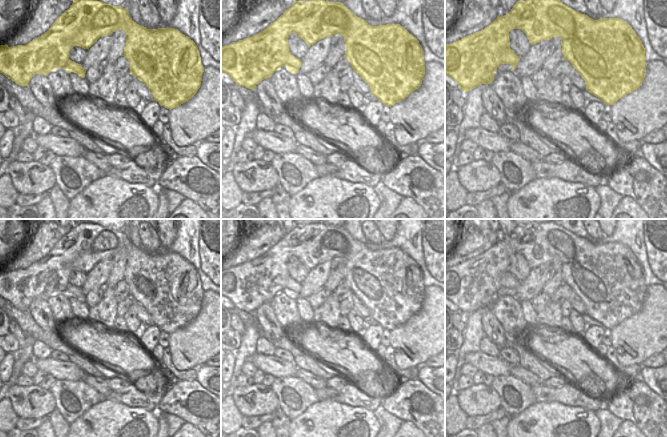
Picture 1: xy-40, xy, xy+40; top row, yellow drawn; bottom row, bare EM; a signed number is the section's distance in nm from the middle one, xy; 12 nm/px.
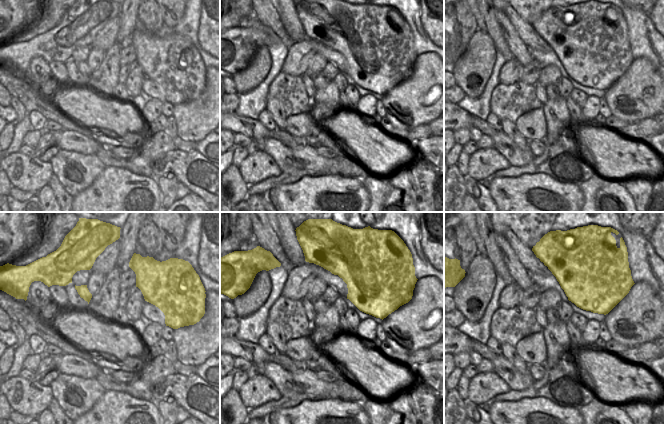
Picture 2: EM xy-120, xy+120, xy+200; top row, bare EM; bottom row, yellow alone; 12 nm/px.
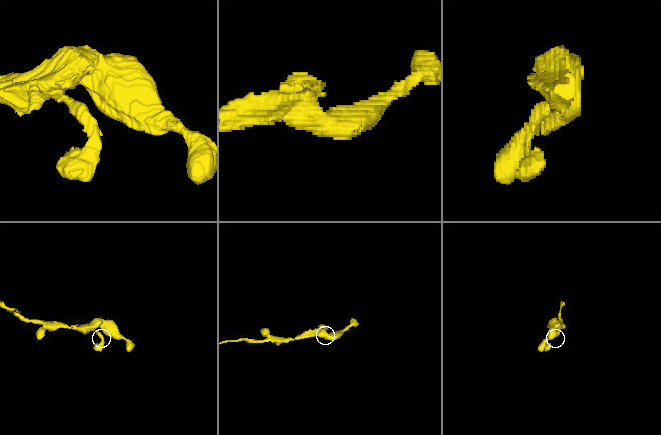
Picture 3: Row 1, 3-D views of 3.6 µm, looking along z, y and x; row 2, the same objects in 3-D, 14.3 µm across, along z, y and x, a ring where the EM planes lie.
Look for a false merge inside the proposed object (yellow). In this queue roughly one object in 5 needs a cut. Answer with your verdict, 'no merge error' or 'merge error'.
merge error

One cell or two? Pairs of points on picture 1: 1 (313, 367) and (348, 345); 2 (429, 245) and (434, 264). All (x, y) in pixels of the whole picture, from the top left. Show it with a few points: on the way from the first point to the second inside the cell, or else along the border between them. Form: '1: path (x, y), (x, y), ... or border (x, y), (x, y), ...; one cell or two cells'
1: border (298, 345), (319, 359); two cells
2: path (434, 250), (434, 259); one cell

